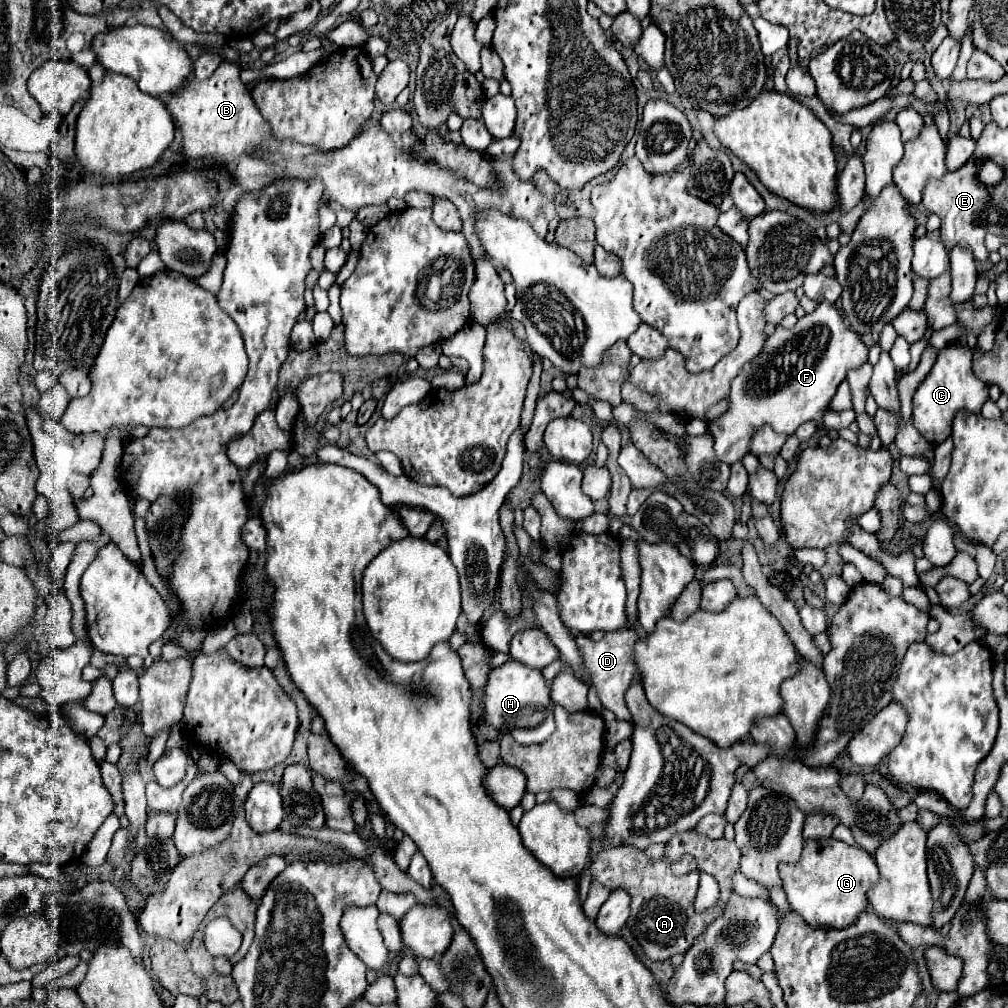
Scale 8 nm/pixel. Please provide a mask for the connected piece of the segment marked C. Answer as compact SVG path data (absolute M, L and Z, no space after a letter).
M951 343L939 351L931 373L919 383L913 395L913 425L931 445L939 445L951 435L951 423L957 411L967 409L971 413L981 413L987 399L989 387L973 377L971 371L971 349L961 343Z

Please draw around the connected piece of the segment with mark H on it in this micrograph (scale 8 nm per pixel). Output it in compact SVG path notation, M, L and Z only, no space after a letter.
M509 661L501 667L491 669L485 687L483 717L495 725L499 731L507 731L519 743L543 743L555 731L553 721L553 701L549 681L539 669L521 665L519 661Z

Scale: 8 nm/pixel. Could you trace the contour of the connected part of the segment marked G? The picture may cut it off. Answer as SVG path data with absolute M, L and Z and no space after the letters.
M833 837L805 841L803 853L795 865L781 865L783 889L795 913L799 913L811 927L851 927L861 913L869 909L867 893L879 881L875 857L865 849L851 847Z

